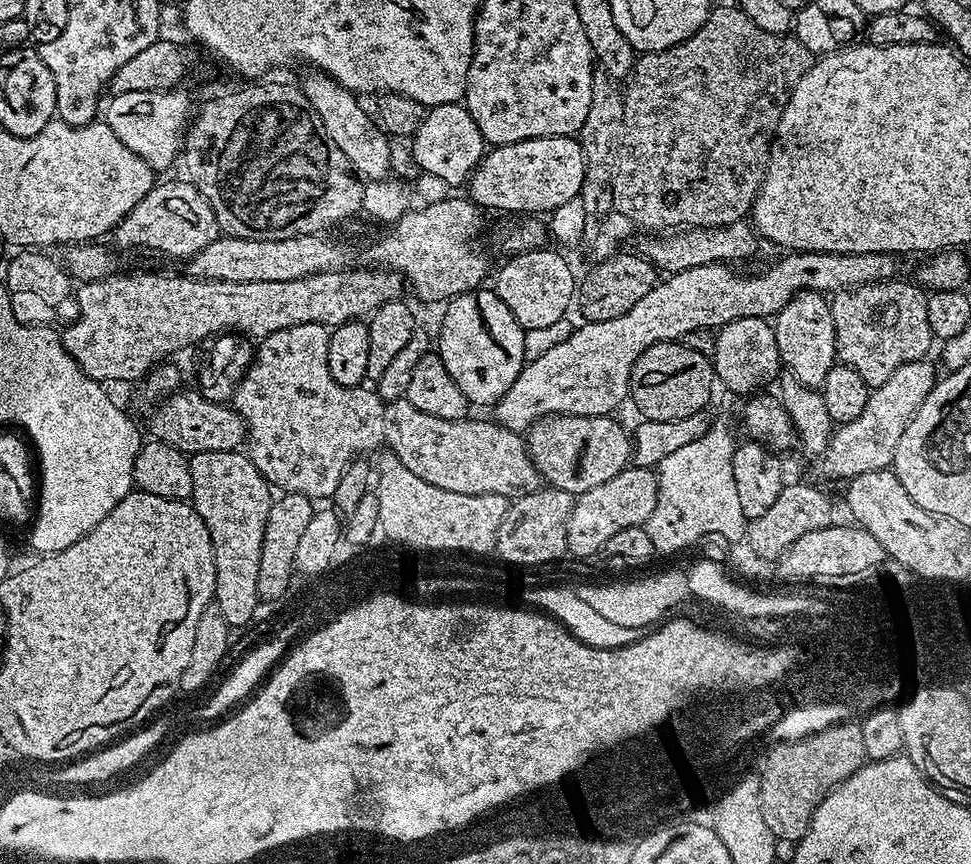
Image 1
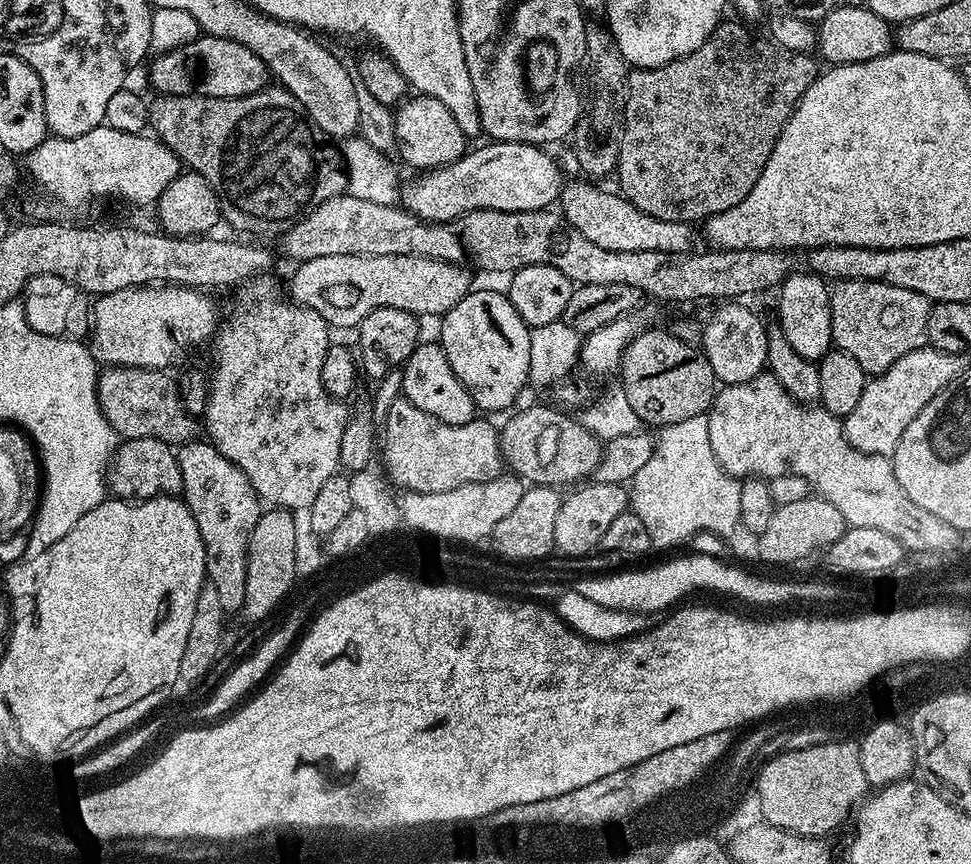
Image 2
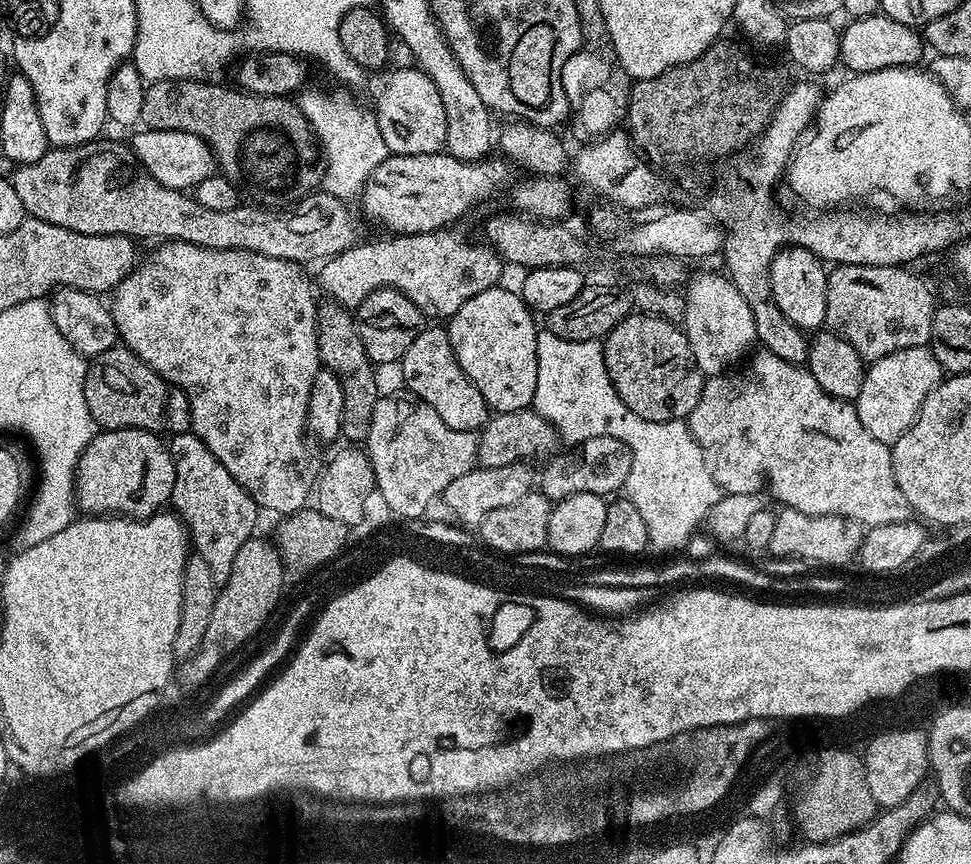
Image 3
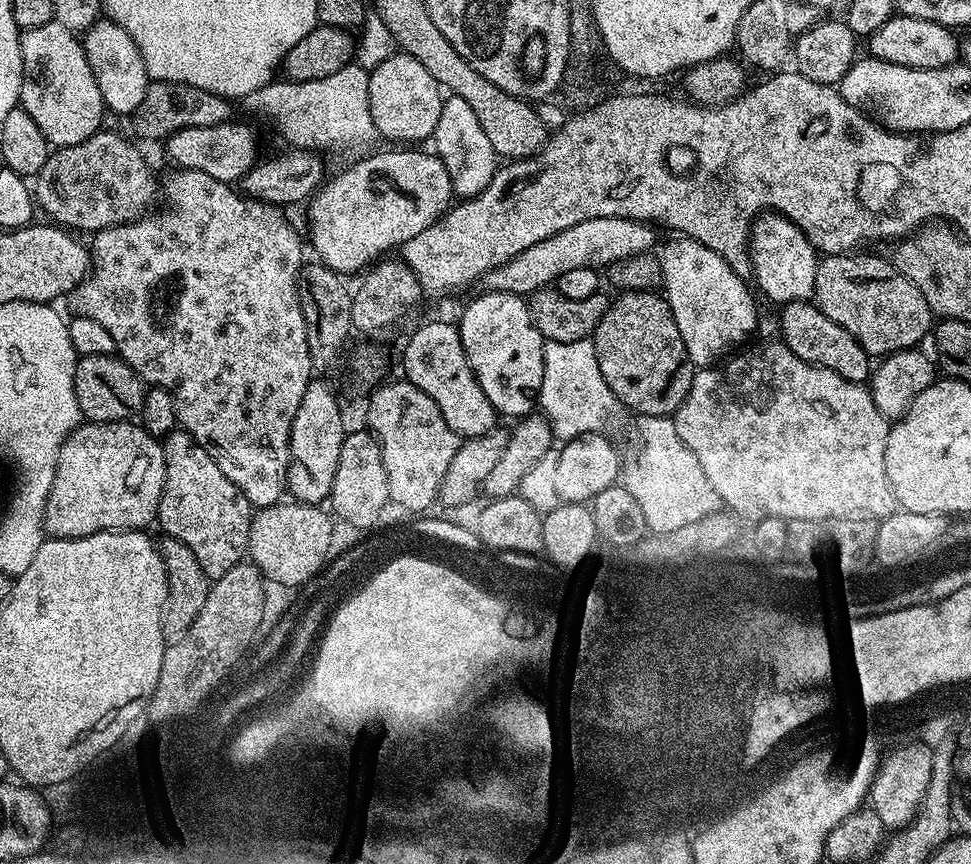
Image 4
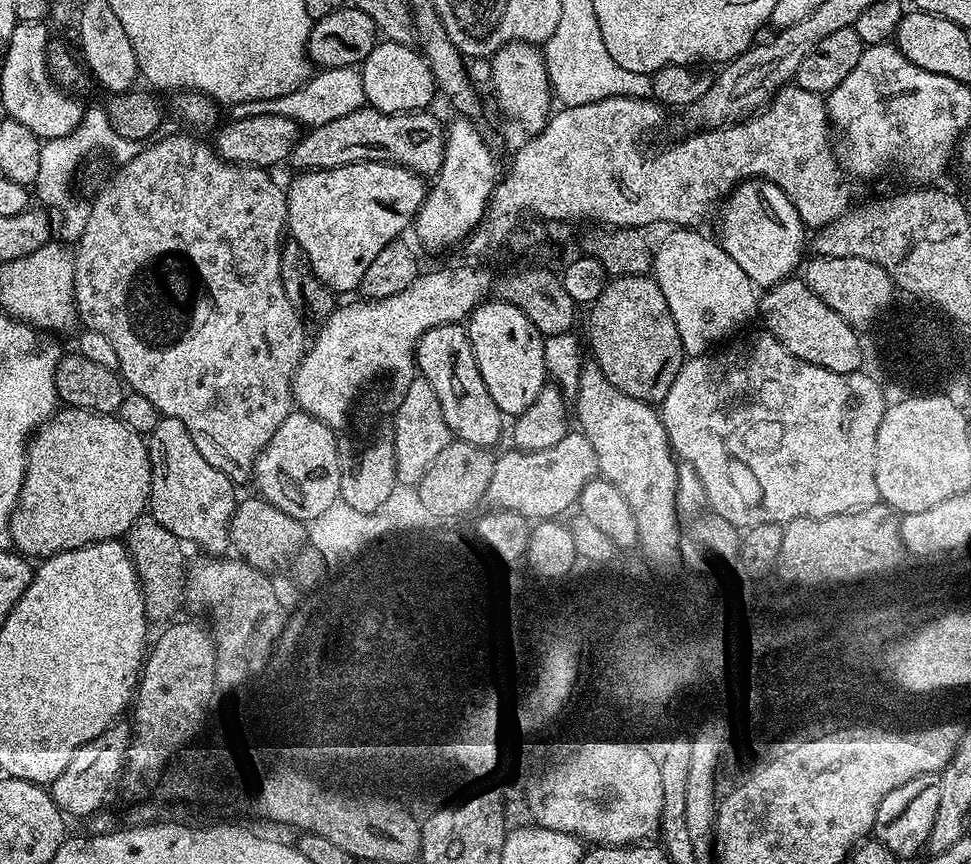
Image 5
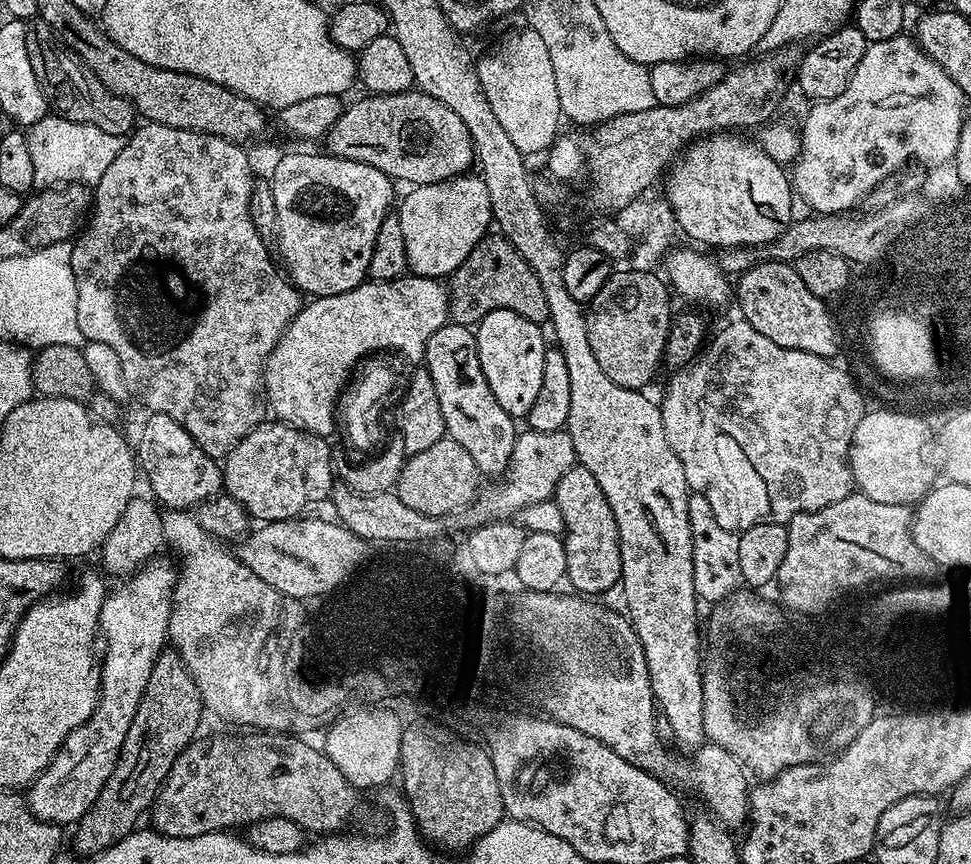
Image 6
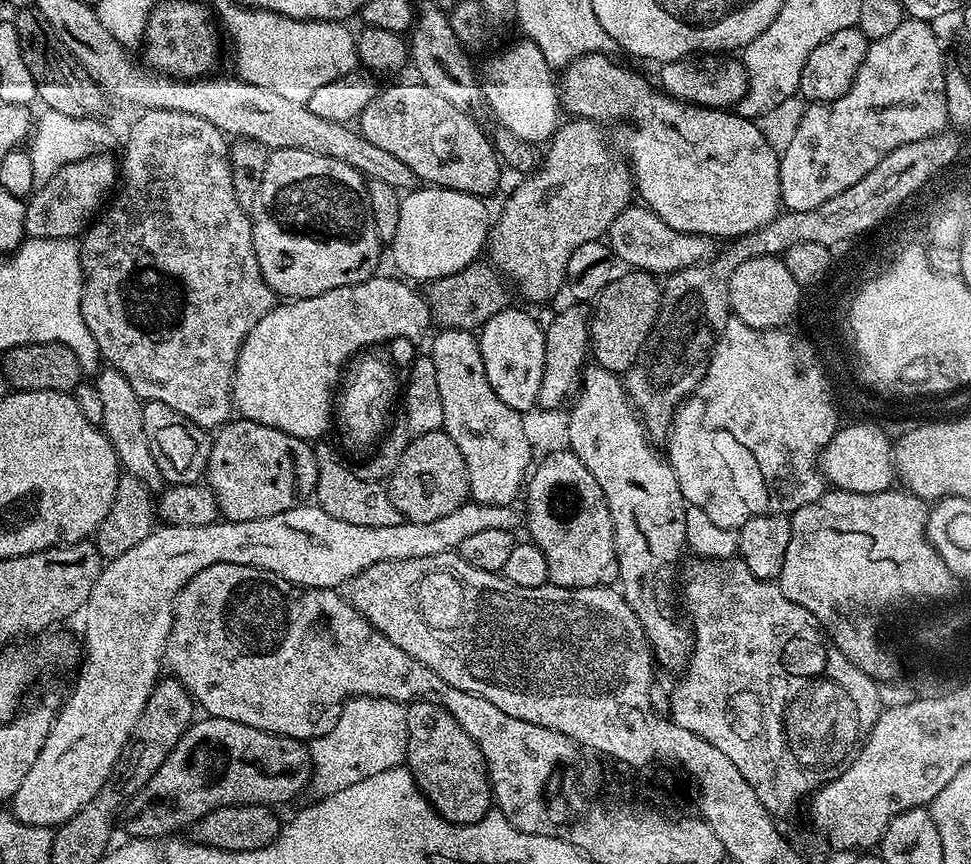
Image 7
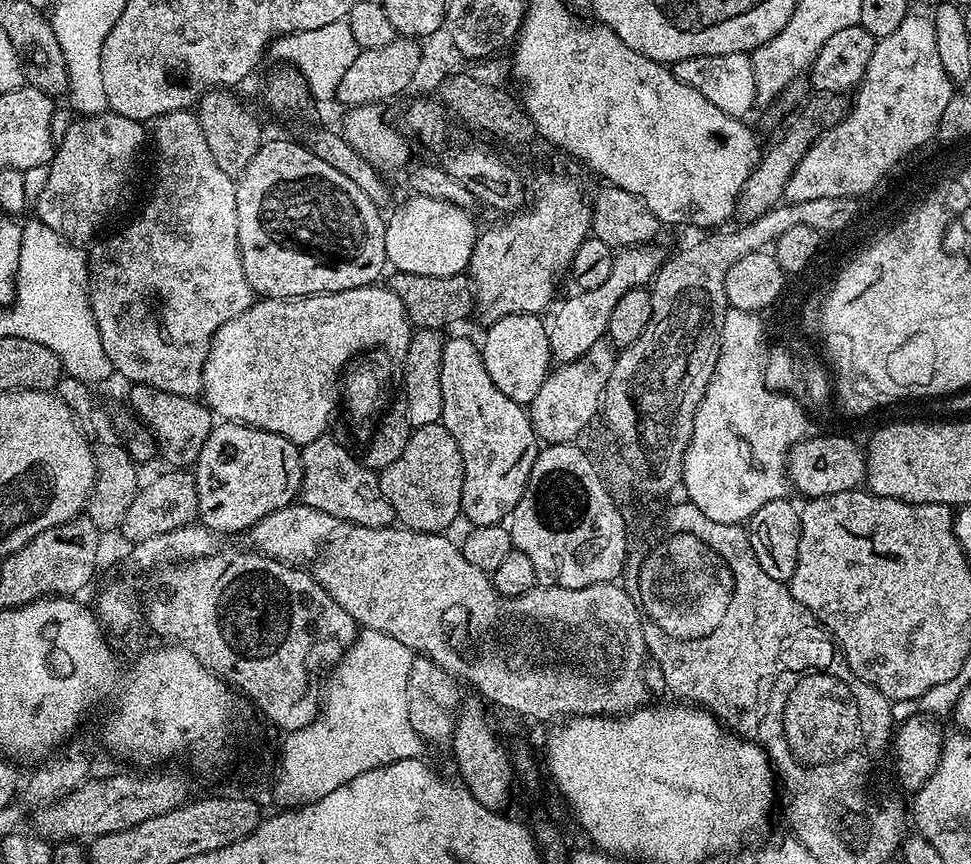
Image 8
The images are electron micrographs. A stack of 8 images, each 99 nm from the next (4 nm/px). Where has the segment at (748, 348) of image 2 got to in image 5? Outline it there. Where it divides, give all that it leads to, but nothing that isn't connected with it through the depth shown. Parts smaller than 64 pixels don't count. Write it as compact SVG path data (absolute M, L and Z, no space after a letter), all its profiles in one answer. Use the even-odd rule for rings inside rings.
M674 228L667 232L670 233L660 244L657 243L653 251L652 276L674 316L685 353L688 356L701 356L716 343L727 339L726 336L734 328L746 323L752 316L755 317L758 310L758 292L749 276L738 266L738 262L730 258L713 237L710 239L694 228Z

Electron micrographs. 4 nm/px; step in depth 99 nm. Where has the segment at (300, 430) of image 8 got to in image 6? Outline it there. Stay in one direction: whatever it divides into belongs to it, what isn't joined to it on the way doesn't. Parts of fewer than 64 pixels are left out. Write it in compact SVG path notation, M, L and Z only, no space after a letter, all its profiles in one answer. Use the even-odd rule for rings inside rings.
M405 274L397 280L368 280L354 290L346 290L337 296L309 299L298 315L288 323L288 328L280 335L280 340L264 363L262 392L271 415L273 412L277 421L304 432L331 437L336 432L336 424L332 421L332 396L336 396L336 384L344 380L348 364L352 364L352 360L356 360L364 348L372 348L372 344L376 344L376 348L384 348L384 344L396 344L396 348L404 348L408 356L416 356L423 361L430 338L450 320L448 288L440 284L443 283L435 276Z

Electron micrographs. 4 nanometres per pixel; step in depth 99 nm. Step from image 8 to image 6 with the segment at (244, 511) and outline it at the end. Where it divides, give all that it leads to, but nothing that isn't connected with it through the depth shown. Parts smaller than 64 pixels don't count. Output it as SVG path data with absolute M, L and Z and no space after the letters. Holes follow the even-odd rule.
M261 422L261 424L254 430L250 430L250 434L246 434L241 440L235 444L228 453L227 456L223 457L222 460L222 488L227 495L232 496L248 511L249 517L255 518L257 521L267 522L270 520L290 520L299 517L307 510L311 504L320 504L329 499L332 495L332 489L334 487L334 479L332 480L332 452L328 449L329 441L322 436L316 436L312 432L304 432L300 428L295 428L289 424L283 422Z

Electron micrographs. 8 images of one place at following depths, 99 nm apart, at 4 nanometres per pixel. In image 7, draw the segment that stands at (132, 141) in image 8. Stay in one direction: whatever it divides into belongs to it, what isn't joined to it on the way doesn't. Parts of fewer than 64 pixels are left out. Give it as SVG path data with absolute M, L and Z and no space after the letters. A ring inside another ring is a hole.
M108 154L92 155L80 161L63 165L64 176L54 174L50 178L50 182L46 183L42 191L44 200L38 201L37 204L34 204L34 202L26 203L26 218L24 219L25 233L33 240L37 240L38 238L46 238L47 240L70 240L79 237L93 223L97 213L101 211L102 205L105 203L104 195L108 191L111 193L117 187L118 164L115 159L111 160L110 157L112 156Z

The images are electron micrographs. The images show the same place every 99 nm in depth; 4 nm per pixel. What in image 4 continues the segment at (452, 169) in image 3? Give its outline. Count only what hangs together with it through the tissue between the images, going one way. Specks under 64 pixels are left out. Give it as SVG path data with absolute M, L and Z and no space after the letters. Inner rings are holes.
M400 151L404 152L376 152L373 156L350 165L332 181L329 179L311 197L307 205L308 220L312 223L312 248L320 255L317 256L319 263L341 274L356 271L359 273L385 254L391 253L388 252L391 248L399 249L406 242L410 242L414 234L422 234L426 226L430 226L448 211L453 203L454 193L450 174L446 174L446 166L439 156L431 151Z

